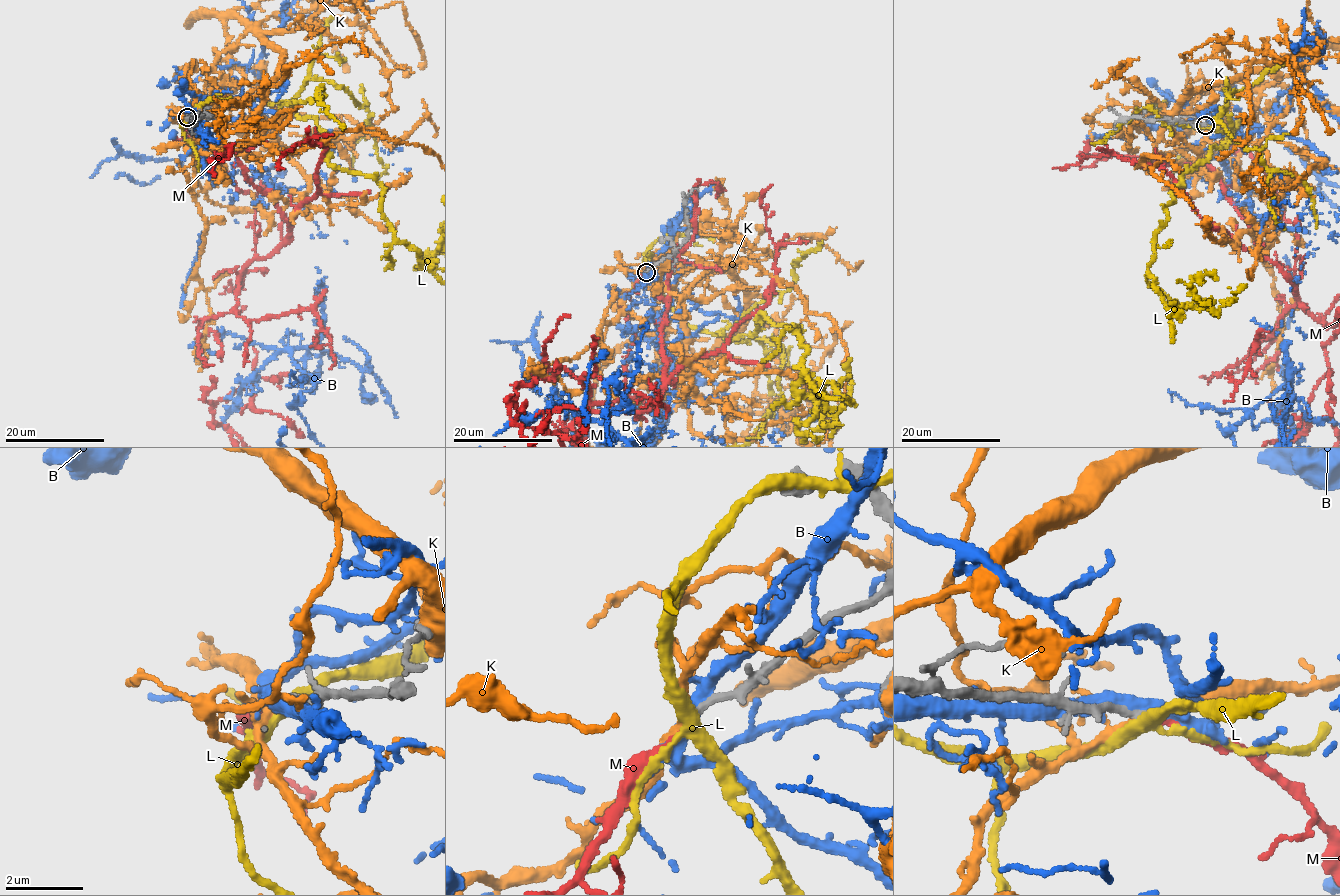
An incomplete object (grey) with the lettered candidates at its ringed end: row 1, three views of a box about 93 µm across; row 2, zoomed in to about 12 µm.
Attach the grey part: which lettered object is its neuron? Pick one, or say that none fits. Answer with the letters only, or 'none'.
M

